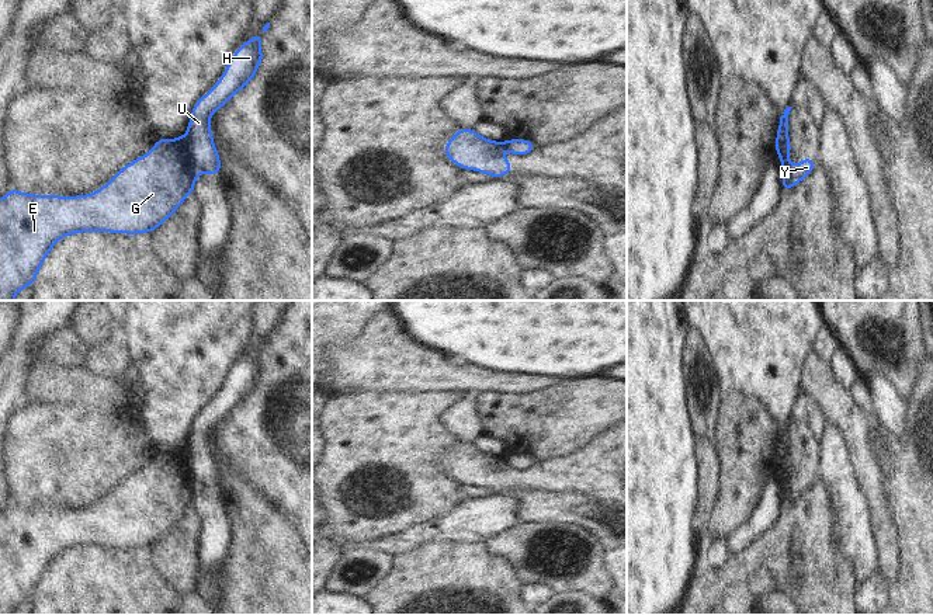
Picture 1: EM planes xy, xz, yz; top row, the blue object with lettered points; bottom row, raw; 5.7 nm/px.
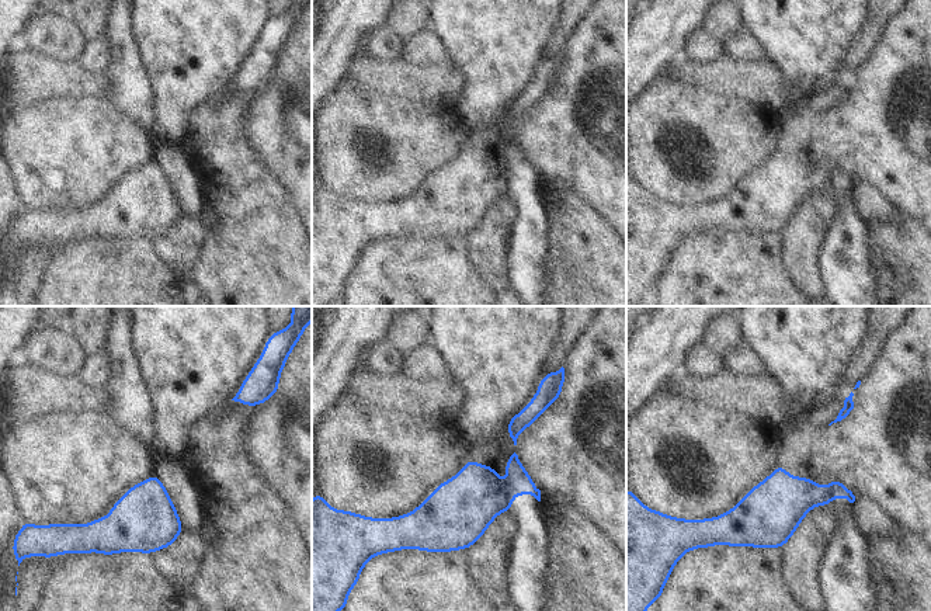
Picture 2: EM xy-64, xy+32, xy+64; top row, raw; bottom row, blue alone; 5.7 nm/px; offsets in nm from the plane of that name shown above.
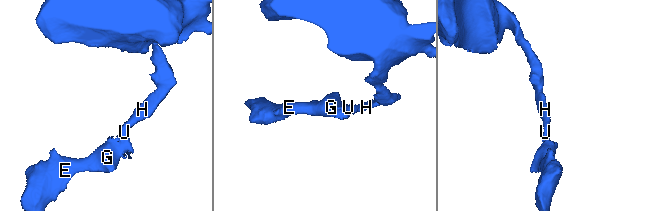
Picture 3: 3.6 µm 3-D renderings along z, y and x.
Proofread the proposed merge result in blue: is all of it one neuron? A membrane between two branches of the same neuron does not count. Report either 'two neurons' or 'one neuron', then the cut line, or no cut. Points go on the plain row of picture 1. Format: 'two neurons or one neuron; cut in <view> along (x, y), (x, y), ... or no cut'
two neurons; cut in xy along (184, 451), (191, 478), (191, 506)

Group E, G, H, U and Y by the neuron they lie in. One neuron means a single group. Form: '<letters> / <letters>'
E G Y / H U

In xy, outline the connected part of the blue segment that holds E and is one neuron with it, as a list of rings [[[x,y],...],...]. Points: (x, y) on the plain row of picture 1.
[[[160,451],[149,468],[125,479],[97,507],[67,512],[25,508],[11,501],[0,512],[0,615],[14,615],[18,605],[31,602],[51,563],[67,549],[155,546],[191,507],[191,482],[185,451],[173,455]]]

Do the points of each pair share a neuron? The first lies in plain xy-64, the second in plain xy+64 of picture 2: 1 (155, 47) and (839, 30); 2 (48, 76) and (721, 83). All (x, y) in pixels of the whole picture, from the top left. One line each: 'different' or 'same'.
1: same
2: same

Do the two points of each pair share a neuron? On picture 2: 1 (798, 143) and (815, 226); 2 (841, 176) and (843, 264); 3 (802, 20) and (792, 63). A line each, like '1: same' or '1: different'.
1: different
2: same
3: same

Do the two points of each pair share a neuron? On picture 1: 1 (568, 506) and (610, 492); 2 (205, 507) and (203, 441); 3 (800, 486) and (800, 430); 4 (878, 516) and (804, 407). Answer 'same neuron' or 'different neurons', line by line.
1: different neurons
2: same neuron
3: same neuron
4: different neurons

